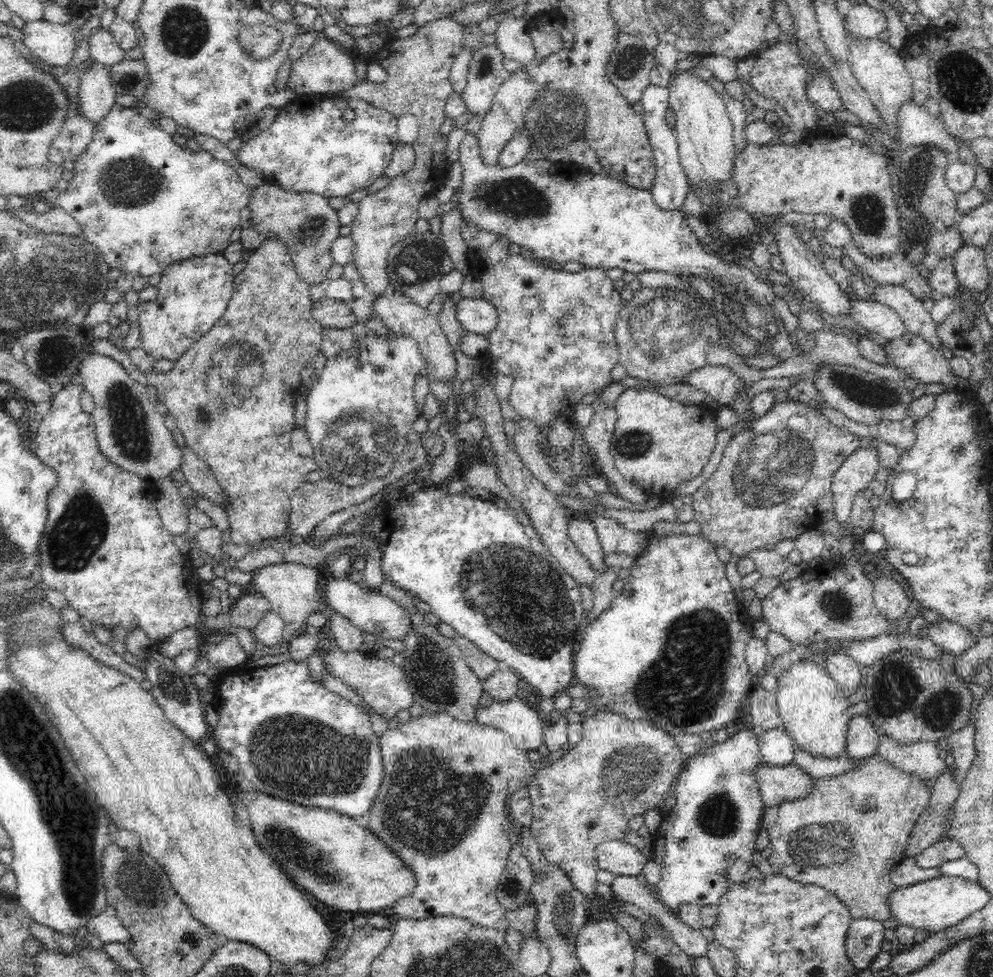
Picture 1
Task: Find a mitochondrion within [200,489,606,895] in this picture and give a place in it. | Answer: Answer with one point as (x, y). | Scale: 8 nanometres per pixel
(499, 582)

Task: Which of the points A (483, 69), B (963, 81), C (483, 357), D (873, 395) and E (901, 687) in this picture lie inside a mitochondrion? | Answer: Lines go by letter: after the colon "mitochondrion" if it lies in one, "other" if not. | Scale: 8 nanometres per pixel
A: mitochondrion
B: mitochondrion
C: other
D: mitochondrion
E: mitochondrion

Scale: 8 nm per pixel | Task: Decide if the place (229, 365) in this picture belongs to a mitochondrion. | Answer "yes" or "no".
yes

